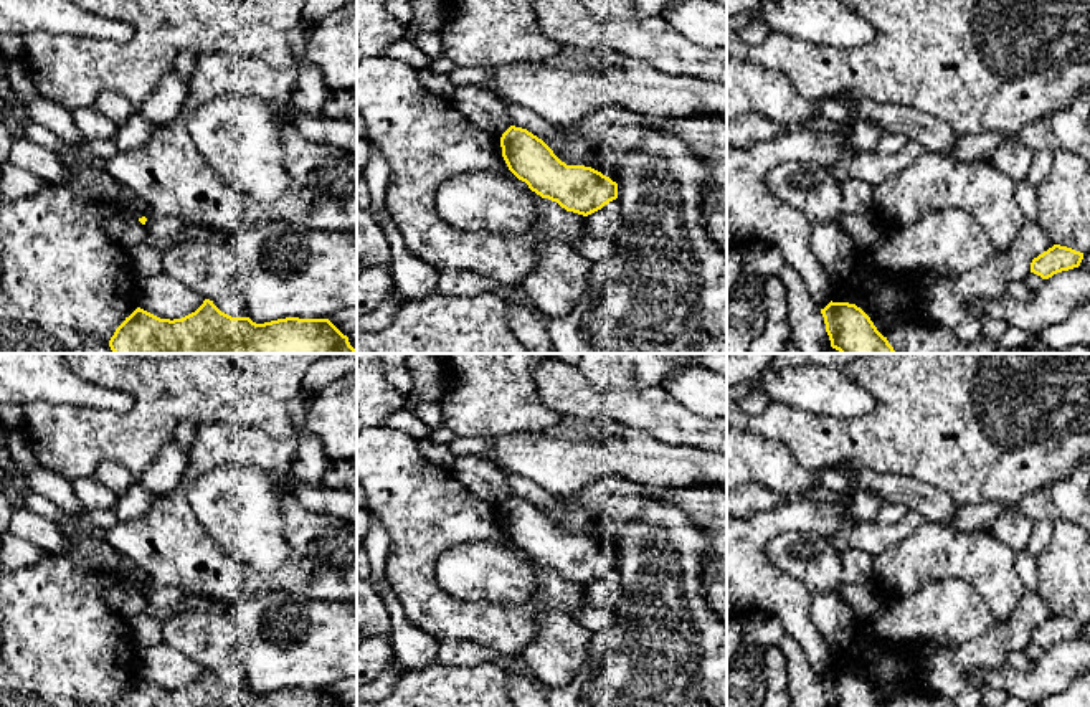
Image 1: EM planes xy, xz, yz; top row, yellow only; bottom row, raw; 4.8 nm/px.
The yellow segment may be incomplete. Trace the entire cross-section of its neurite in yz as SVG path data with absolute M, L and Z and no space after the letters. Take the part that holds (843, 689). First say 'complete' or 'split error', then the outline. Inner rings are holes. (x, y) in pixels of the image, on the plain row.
complete; M831 671L821 684L829 707L884 707L855 674Z

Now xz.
complete; M510 496L500 507L509 540L542 568L588 586L618 568L618 553L585 535L566 535L527 499Z

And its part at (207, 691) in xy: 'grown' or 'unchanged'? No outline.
unchanged

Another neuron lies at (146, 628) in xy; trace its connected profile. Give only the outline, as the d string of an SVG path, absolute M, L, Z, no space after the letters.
M150 608L140 610L126 619L126 624L137 649L162 643L162 621L157 611Z

